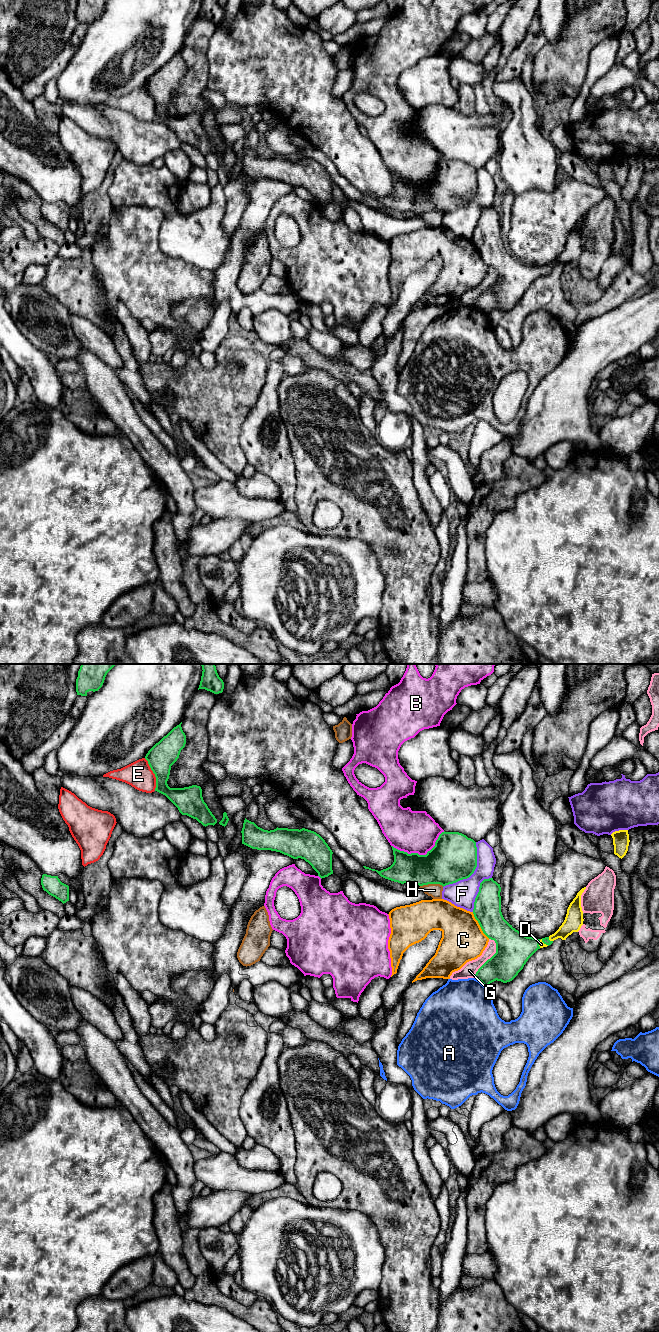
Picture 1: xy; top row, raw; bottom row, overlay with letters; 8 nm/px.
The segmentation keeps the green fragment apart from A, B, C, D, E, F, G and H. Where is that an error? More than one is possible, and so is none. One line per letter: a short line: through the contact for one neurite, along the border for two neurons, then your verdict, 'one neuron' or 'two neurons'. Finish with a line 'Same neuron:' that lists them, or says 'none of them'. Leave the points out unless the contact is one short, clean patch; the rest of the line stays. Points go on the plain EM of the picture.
A: two neurons
B: two neurons
C: two neurons
D: line xy (545, 268), (549, 268), (561, 261), (573, 249); one neuron
E: two neurons
F: two neurons
G: two neurons
H: two neurons
Same neuron: D

